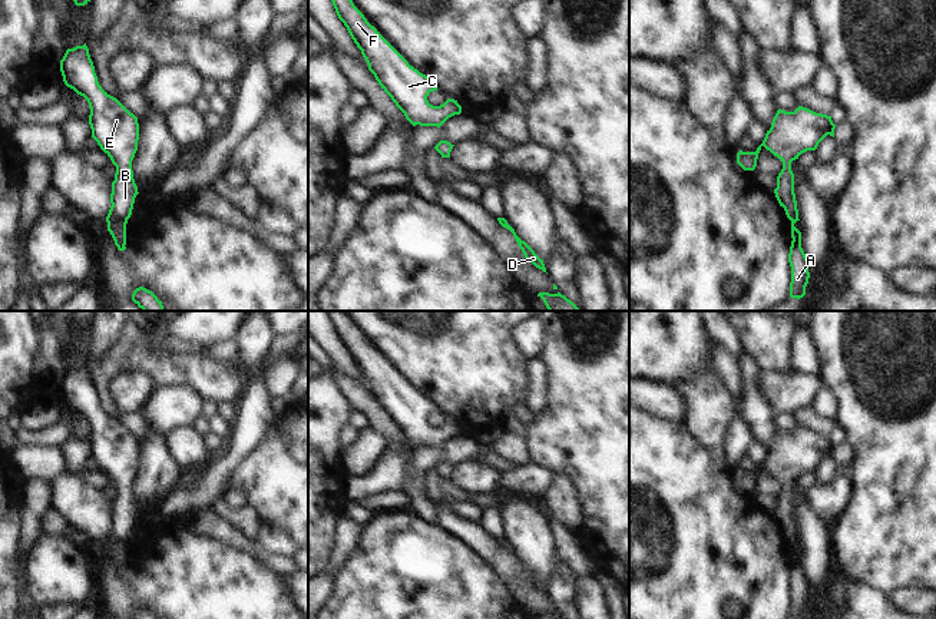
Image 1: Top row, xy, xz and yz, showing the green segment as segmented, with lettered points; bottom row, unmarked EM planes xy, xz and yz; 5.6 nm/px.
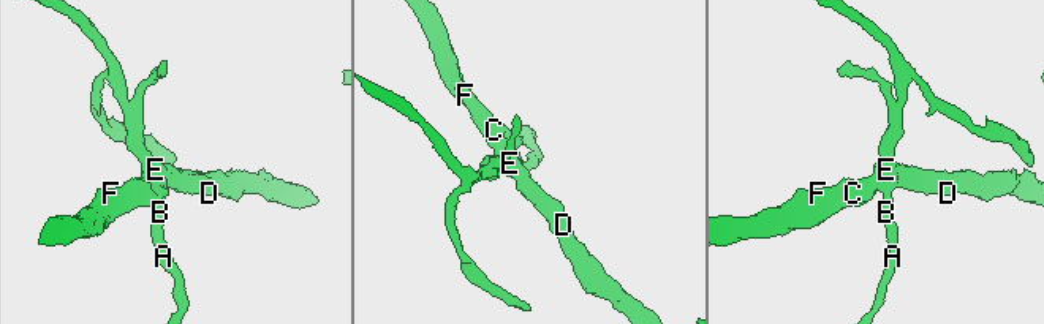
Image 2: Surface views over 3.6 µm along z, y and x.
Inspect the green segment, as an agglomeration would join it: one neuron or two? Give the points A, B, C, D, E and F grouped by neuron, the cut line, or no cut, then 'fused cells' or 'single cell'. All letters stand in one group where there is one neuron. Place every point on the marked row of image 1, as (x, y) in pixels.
groups A B C D E F; cut none; single cell

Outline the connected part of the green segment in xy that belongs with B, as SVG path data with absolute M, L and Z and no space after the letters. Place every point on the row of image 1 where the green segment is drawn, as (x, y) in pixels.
M86 43L66 50L60 72L65 85L87 100L92 138L116 166L106 222L115 245L125 251L126 224L139 193L132 171L139 140L138 117L102 89Z

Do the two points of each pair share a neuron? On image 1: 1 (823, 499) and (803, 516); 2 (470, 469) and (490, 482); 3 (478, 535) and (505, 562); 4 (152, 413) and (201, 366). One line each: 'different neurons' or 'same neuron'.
1: different neurons
2: same neuron
3: same neuron
4: different neurons

